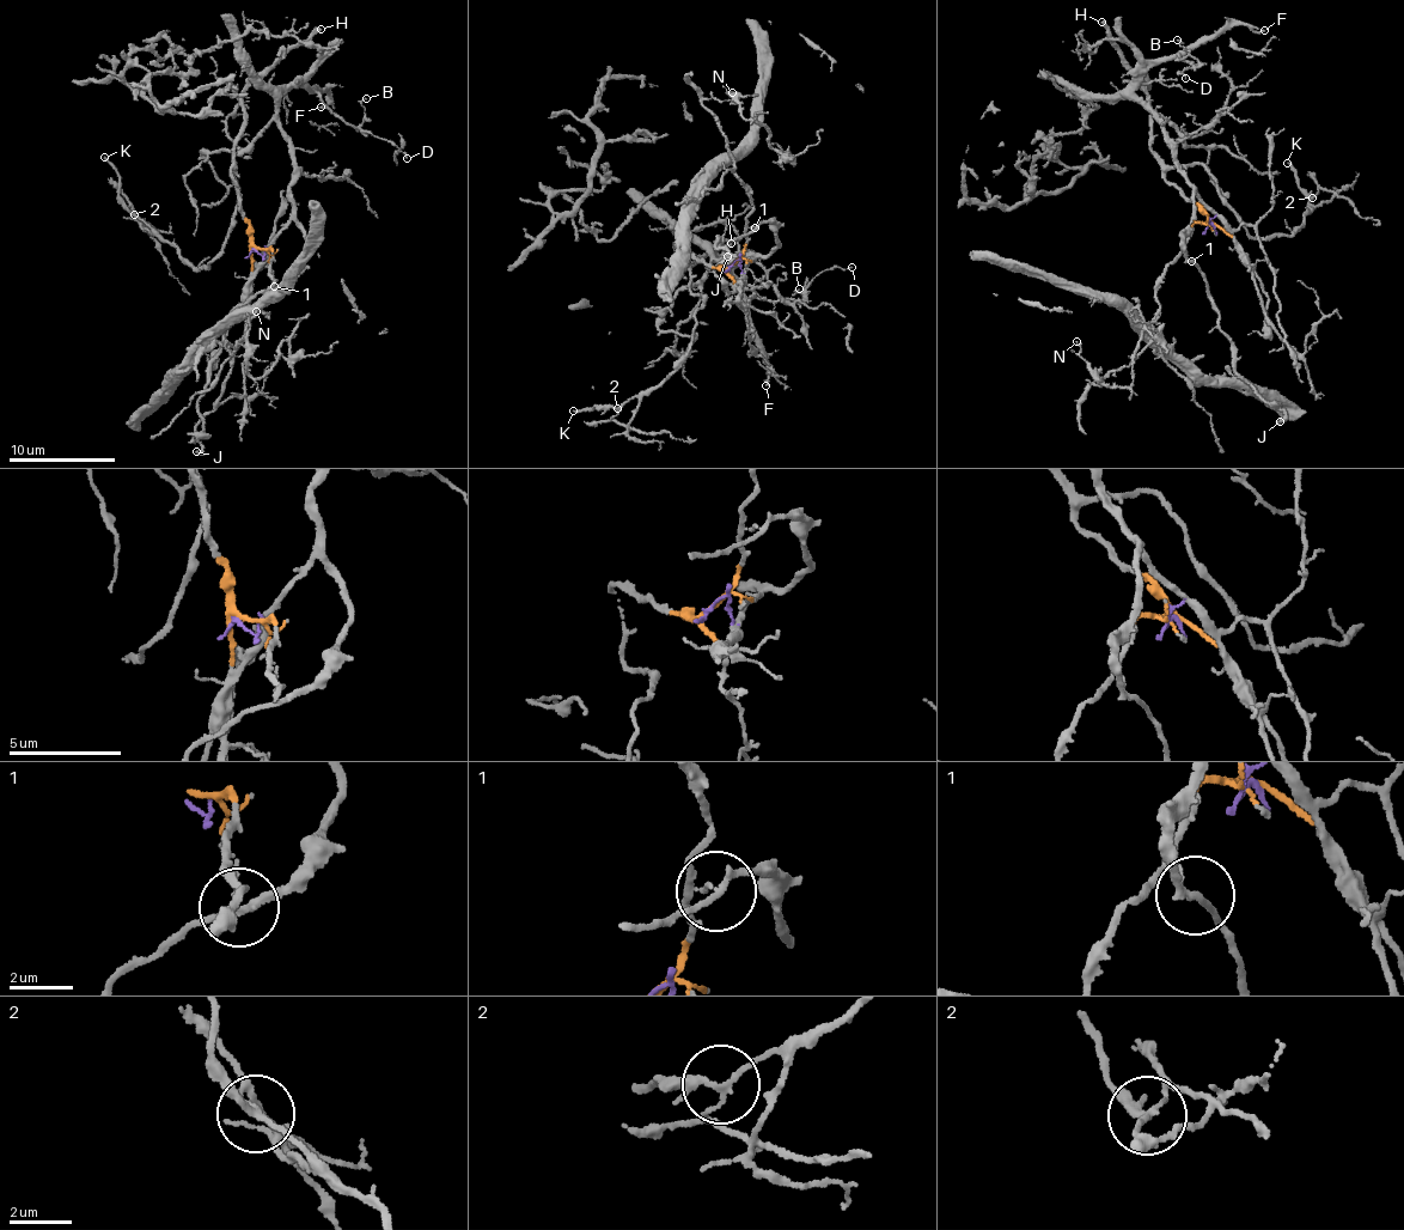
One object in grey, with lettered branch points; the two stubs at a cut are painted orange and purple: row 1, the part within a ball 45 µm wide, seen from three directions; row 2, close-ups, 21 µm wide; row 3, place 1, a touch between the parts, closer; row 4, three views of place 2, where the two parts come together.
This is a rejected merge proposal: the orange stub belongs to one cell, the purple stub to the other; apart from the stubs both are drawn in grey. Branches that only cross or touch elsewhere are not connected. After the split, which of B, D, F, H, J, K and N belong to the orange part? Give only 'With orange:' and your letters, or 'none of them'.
With orange: H, K, N

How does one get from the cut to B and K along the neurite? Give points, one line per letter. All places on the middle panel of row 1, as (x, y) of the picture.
B: (728, 268), (738, 260), (742, 272), (755, 260), (713, 253), (748, 297), (795, 302), (799, 287)
K: (728, 268), (685, 255), (695, 294), (707, 299), (696, 310), (689, 349), (667, 377), (617, 408), (572, 409)

